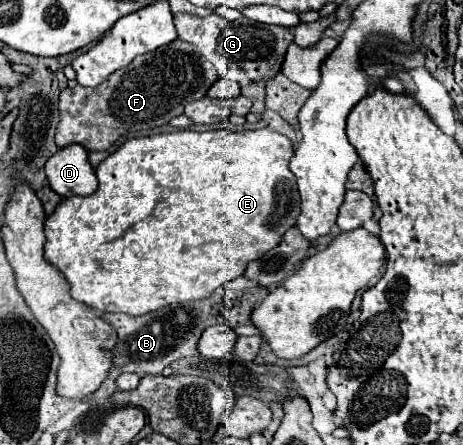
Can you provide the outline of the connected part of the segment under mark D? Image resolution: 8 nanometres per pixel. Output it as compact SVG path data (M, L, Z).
M69 145L59 149L45 163L45 173L49 179L49 187L59 193L63 199L73 195L91 195L97 191L95 169L89 163L83 145Z

